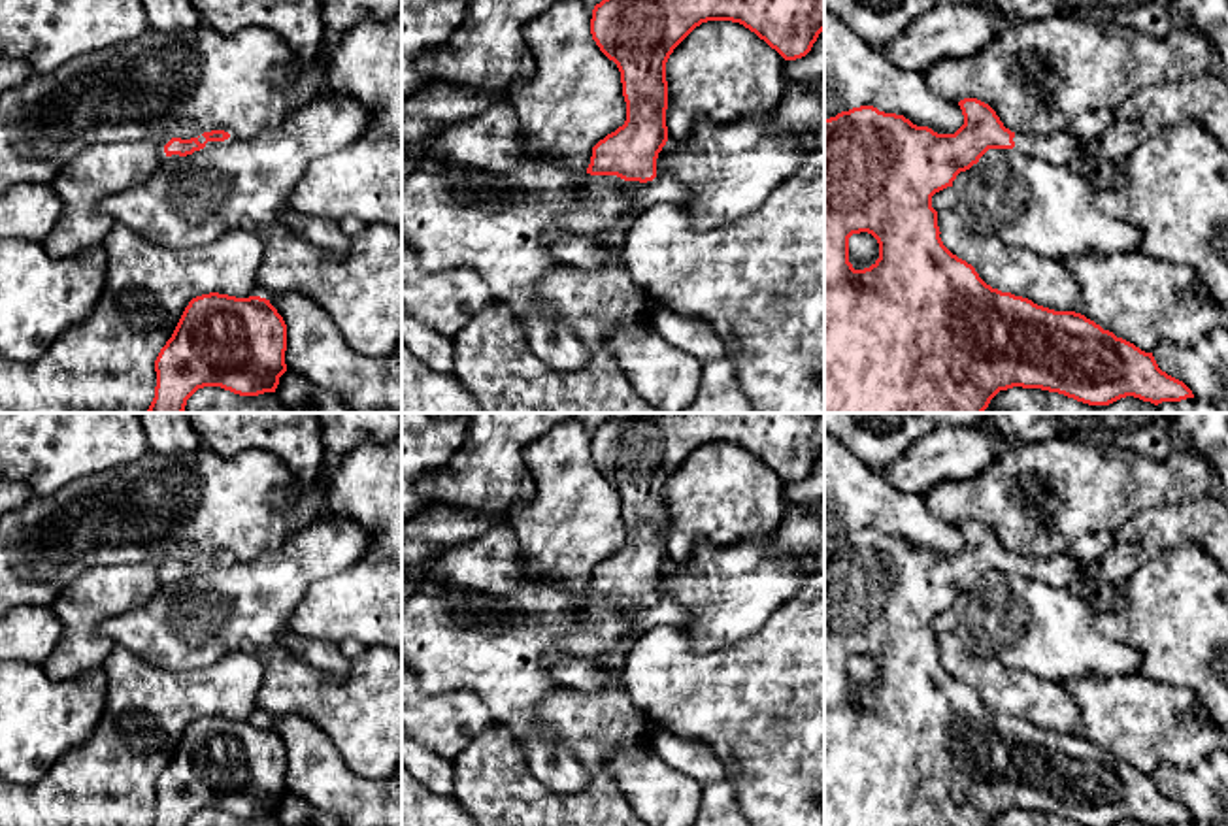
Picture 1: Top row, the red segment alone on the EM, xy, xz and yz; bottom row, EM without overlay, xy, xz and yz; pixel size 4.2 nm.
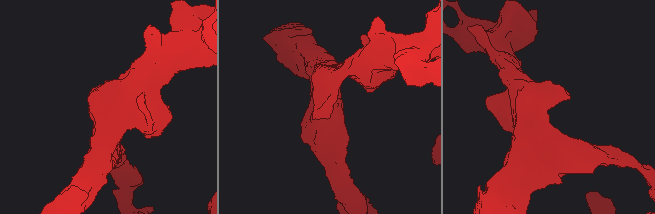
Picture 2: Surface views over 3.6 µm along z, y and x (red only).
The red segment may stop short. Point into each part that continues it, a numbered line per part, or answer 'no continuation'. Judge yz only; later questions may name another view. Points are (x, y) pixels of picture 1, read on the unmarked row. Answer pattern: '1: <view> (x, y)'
1: yz (1204, 521)

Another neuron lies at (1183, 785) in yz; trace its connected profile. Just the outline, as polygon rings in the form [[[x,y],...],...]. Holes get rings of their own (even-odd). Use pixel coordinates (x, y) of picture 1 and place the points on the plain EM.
[[[1215,751],[1194,769],[1164,762],[1153,779],[1162,794],[1183,803],[1196,820],[1228,826],[1228,751]]]

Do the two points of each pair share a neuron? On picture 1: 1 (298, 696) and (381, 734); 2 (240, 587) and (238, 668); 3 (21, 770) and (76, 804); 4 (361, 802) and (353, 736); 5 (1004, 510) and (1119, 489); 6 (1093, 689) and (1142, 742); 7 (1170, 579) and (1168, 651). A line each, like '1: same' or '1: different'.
1: same
2: different
3: different
4: different
5: same
6: same
7: same

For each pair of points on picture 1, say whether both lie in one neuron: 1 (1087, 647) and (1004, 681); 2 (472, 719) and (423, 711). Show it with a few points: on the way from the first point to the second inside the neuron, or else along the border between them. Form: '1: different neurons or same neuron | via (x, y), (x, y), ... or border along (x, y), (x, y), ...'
1: different neurons | border along (985, 657), (1061, 683)
2: same neuron | via (461, 719), (434, 719)

